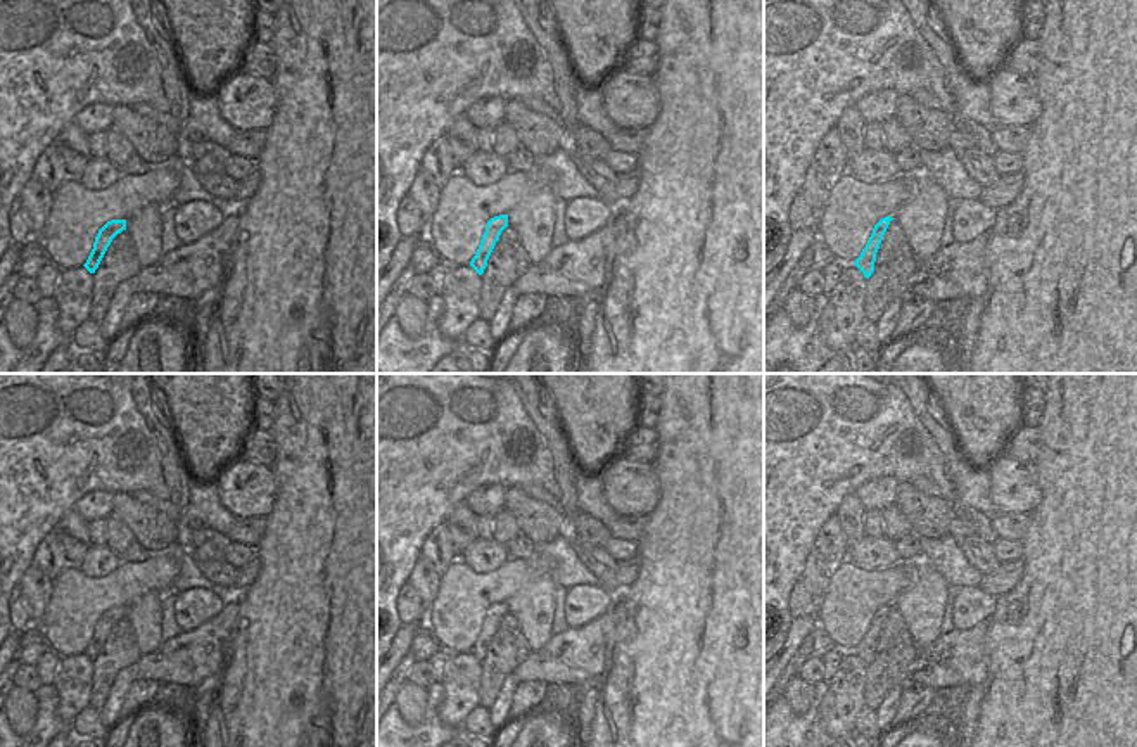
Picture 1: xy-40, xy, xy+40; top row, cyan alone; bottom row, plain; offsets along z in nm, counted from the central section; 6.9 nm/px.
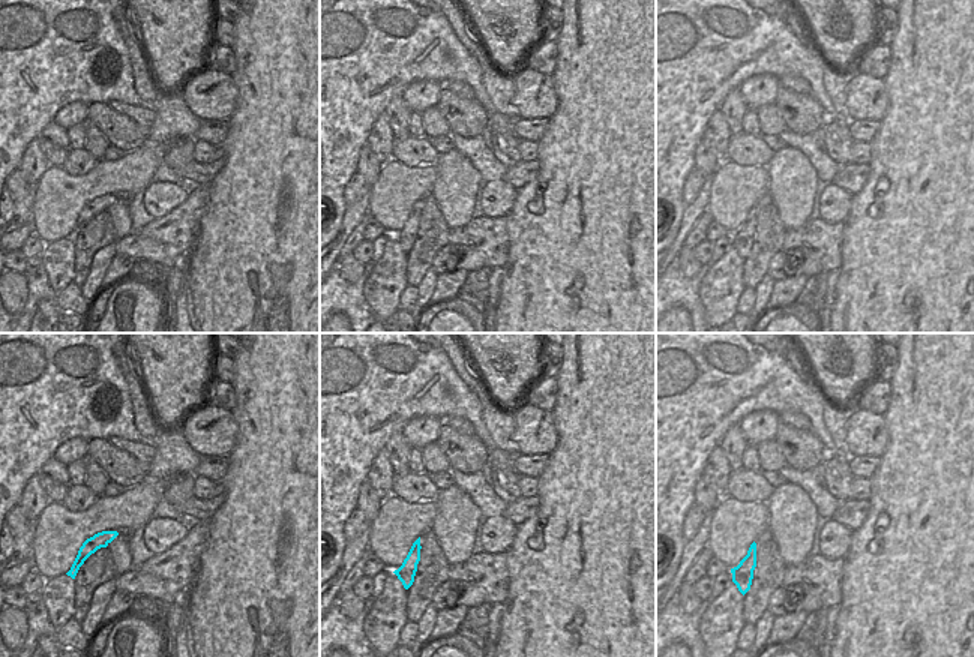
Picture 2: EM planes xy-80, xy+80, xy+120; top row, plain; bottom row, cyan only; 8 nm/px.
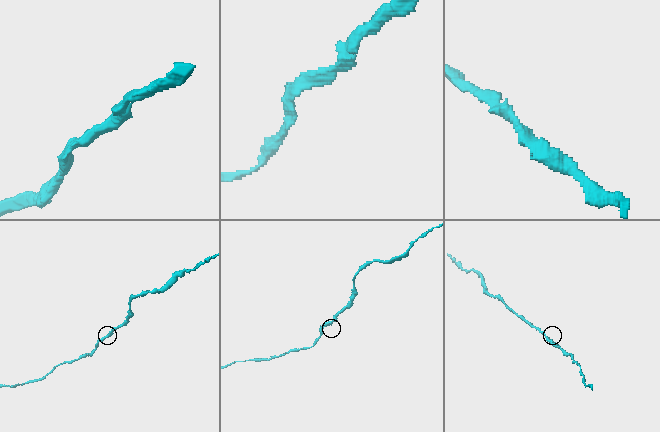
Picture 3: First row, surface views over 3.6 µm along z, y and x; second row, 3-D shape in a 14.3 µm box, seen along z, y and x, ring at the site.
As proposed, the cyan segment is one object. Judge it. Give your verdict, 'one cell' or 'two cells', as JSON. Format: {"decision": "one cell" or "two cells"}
{"decision": "one cell"}

